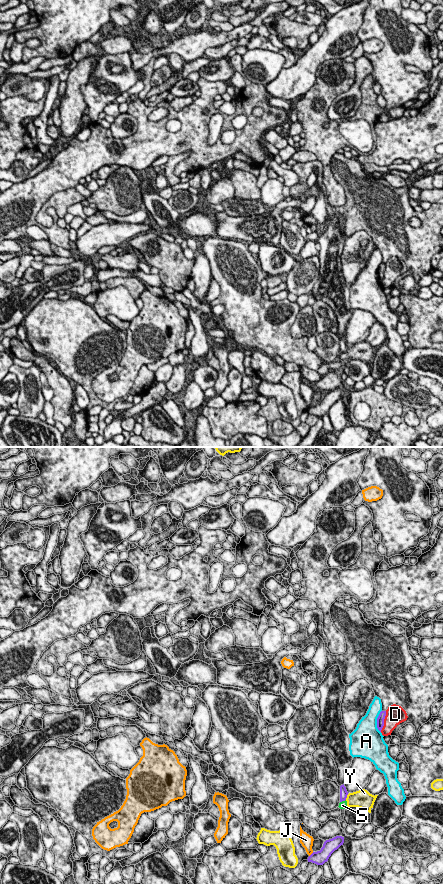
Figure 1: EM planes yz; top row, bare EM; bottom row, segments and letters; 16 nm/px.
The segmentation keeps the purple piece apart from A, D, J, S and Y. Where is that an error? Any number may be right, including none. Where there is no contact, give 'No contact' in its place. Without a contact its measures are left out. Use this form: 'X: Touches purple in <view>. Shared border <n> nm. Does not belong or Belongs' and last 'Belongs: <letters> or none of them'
A: Touches purple in yz. Shared border 360 nm. Does not belong
D: Touches purple in yz. Shared border 360 nm. Does not belong
J: Touches purple in yz. Shared border 110 nm. Does not belong
S: Touches purple in yz. Shared border 110 nm. Does not belong
Y: Touches purple in yz. Shared border 110 nm. Does not belong
Belongs: none of them

